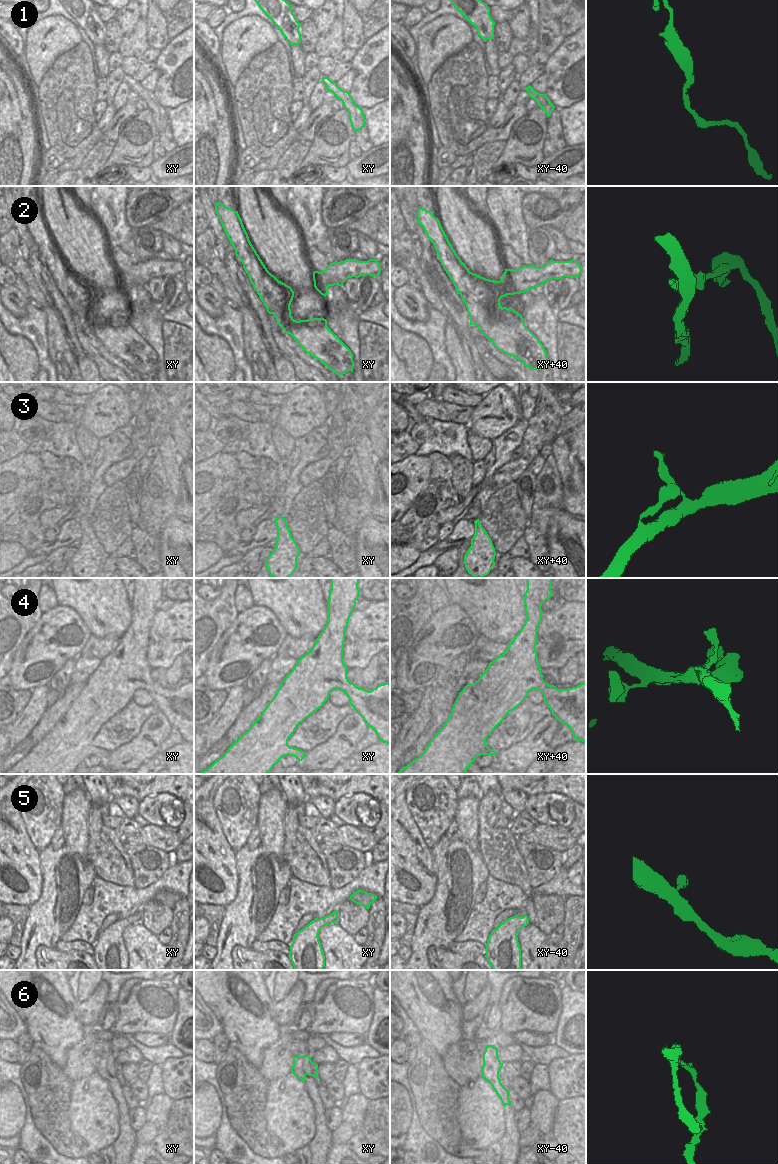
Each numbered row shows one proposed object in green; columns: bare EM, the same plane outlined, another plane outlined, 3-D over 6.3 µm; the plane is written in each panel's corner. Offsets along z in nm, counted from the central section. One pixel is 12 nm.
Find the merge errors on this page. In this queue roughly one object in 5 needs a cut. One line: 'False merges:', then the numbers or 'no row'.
False merges: 2, 6

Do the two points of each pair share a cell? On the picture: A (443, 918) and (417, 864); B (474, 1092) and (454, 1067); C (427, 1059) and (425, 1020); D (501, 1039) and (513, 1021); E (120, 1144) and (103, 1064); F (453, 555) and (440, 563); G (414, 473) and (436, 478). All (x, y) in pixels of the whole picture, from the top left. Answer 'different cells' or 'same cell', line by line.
A: different cells
B: different cells
C: different cells
D: different cells
E: same cell
F: same cell
G: different cells

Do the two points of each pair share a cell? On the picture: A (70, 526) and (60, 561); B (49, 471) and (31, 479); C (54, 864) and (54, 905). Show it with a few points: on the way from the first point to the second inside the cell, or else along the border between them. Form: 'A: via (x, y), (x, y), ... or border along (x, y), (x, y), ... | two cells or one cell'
A: border along (67, 545), (52, 550), (46, 556) | two cells
B: border along (40, 454), (40, 486), (28, 495) | two cells
C: via (54, 874), (54, 895) | one cell

